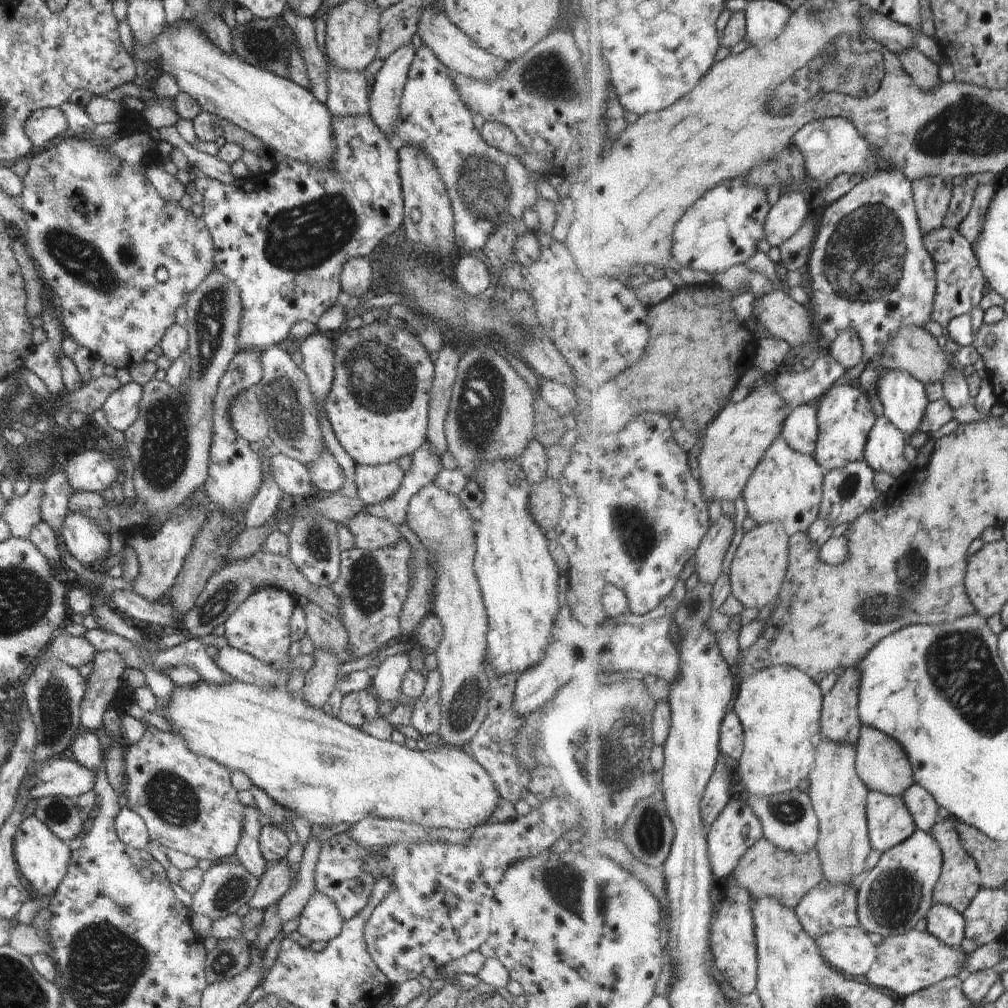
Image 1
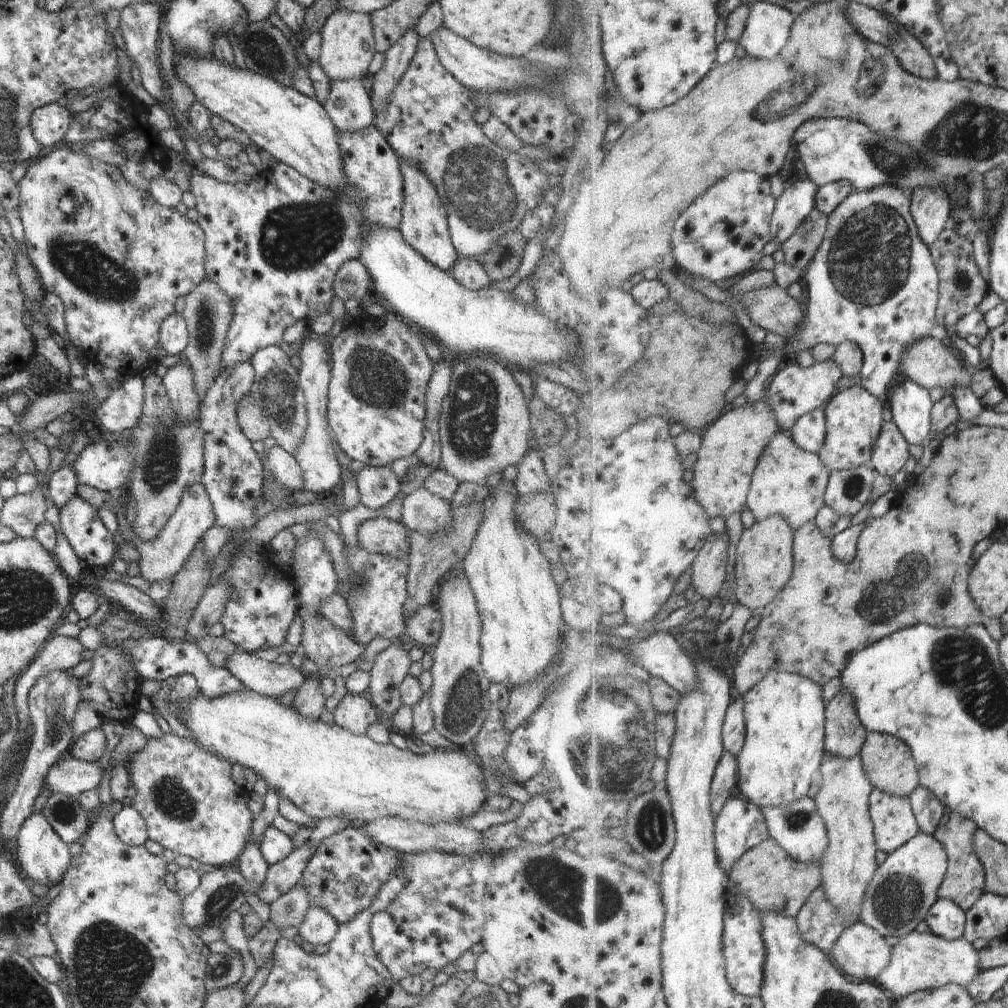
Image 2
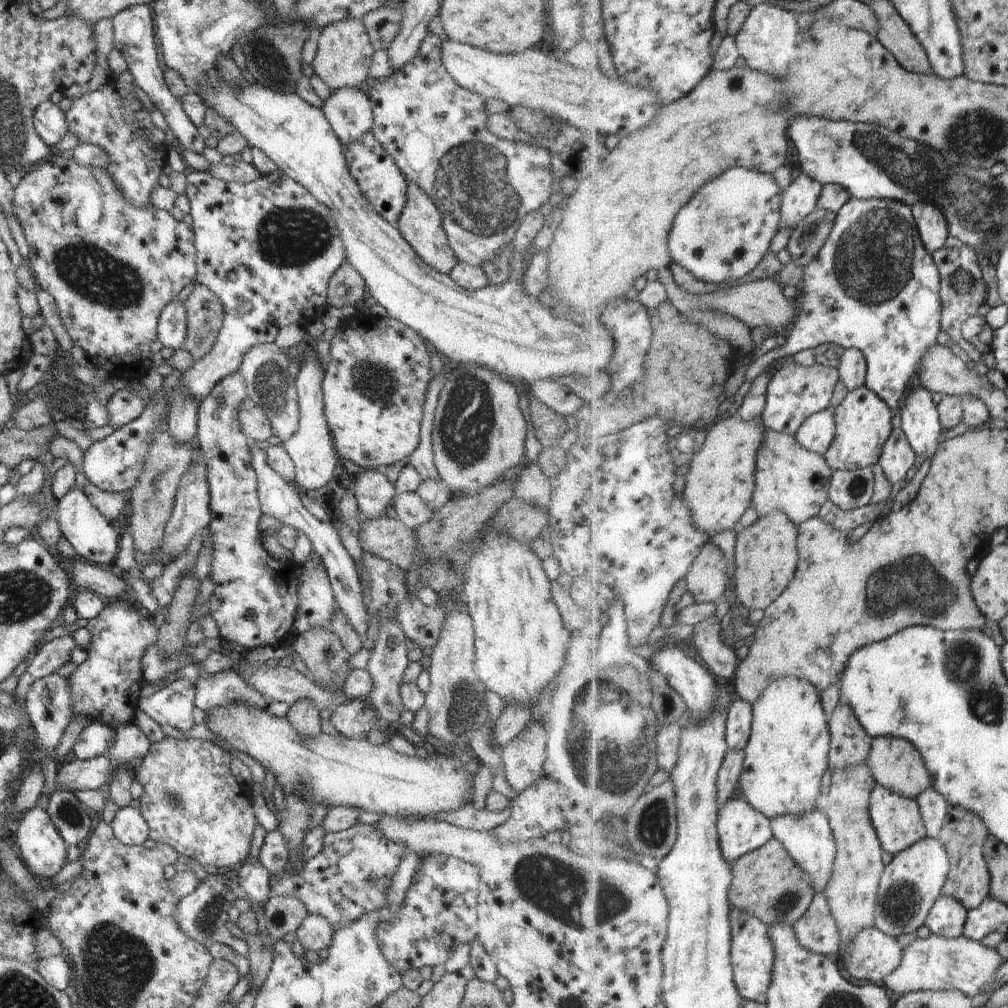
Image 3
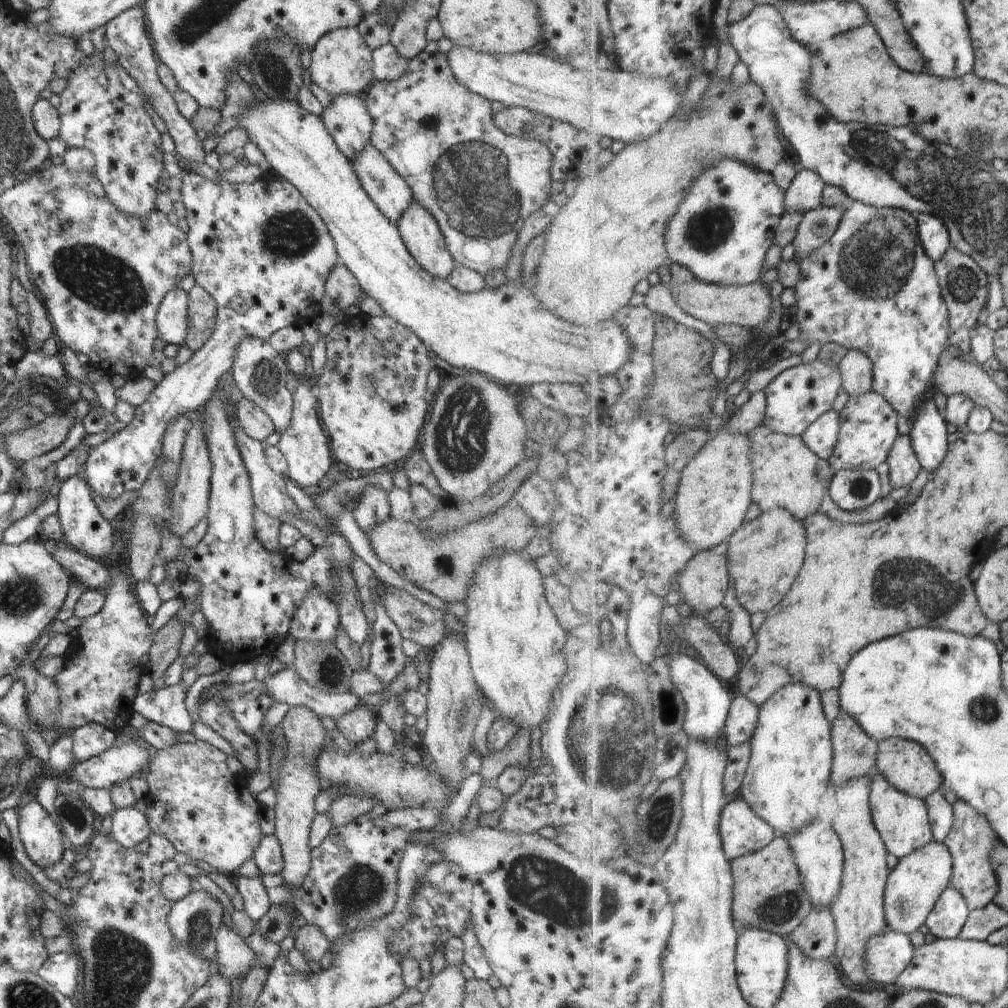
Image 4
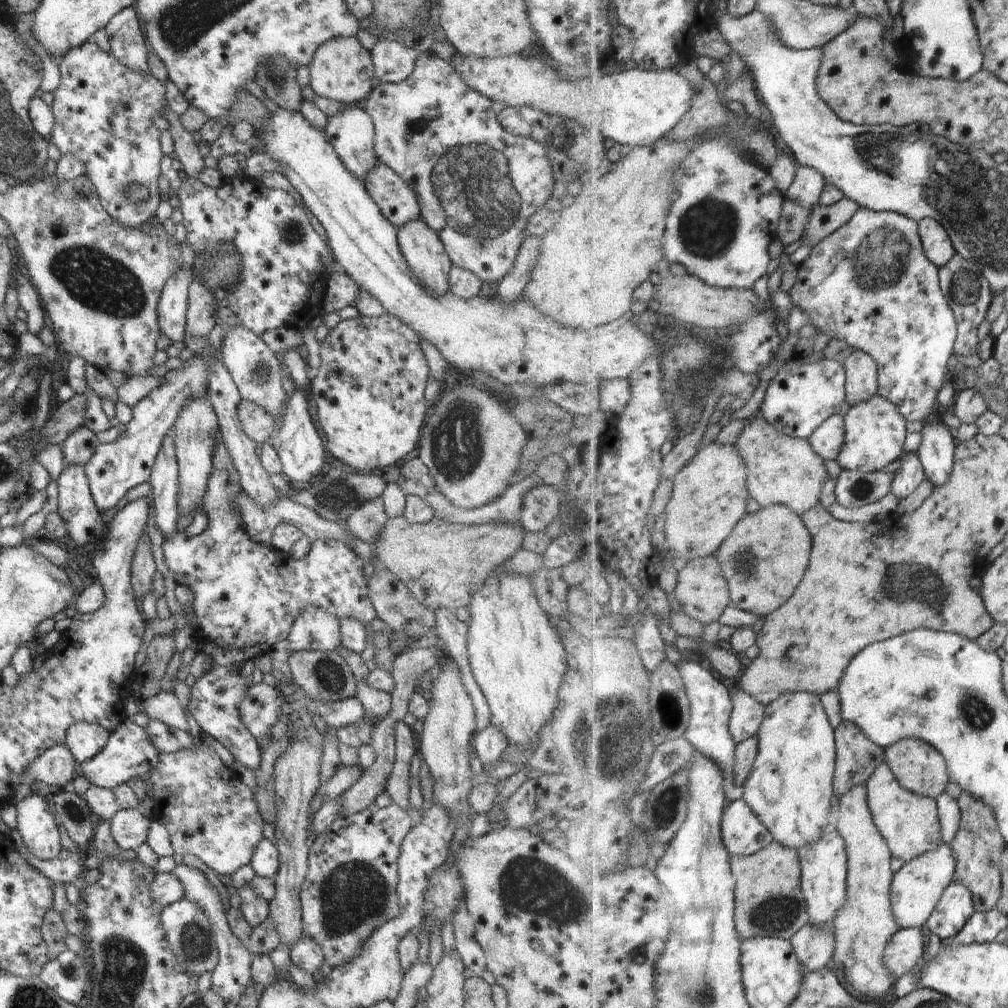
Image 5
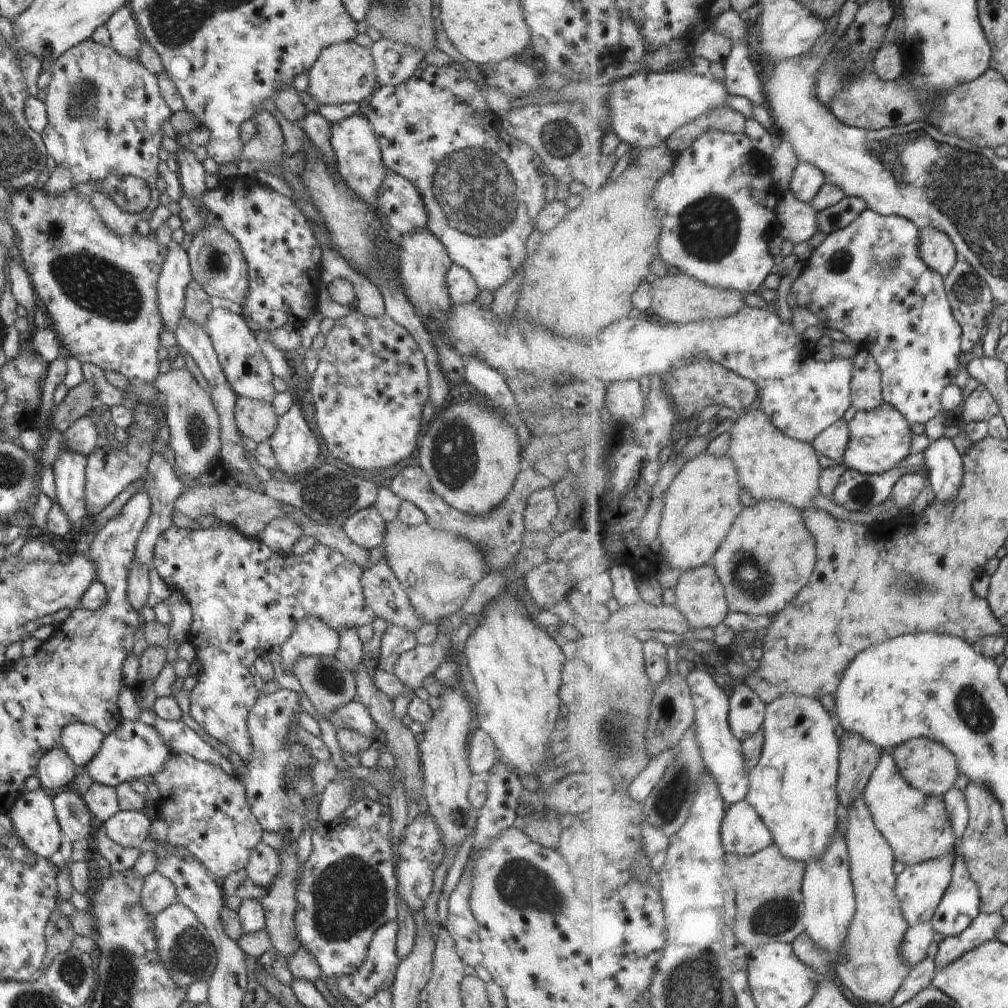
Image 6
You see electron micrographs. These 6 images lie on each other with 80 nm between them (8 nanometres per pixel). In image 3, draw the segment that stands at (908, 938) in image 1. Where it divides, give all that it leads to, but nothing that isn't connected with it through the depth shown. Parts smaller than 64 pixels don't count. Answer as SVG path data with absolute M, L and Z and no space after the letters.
M932 933L927 938L918 937L905 949L901 965L894 973L885 978L884 984L891 988L896 996L908 995L914 991L947 991L958 989L970 995L973 999L981 992L991 991L997 983L997 972L1001 970L1002 956L997 949L991 949L981 941L972 940L962 935L960 938L951 939Z

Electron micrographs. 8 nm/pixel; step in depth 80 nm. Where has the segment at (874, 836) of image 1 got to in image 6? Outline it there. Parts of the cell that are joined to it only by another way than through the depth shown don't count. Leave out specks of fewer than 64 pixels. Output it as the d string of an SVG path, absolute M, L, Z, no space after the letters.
M885 750L863 795L872 809L878 828L893 845L898 861L911 865L957 851L960 839L956 838L954 827L951 826L944 796L928 796L913 787L905 779L893 750Z

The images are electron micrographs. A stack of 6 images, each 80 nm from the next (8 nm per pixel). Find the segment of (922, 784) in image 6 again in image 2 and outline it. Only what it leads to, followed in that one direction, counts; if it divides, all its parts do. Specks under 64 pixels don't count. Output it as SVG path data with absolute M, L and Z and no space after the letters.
M869 732L862 749L863 763L869 779L876 789L891 795L910 797L921 784L921 772L910 745L897 736L888 733Z

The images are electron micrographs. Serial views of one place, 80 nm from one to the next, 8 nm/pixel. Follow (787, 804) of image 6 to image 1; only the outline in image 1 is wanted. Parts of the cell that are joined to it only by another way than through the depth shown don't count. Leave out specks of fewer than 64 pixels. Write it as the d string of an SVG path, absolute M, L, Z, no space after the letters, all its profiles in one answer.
M774 665L744 679L741 692L735 704L746 730L745 755L740 761L737 778L744 782L751 798L754 796L780 796L798 792L800 783L808 780L816 766L816 748L824 739L822 718L825 711L826 695L821 684L813 680L800 668Z

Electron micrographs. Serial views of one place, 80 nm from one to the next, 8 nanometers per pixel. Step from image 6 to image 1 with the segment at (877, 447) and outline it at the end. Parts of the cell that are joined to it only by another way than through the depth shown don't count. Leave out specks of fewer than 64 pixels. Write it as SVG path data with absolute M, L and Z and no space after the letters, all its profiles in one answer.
M858 383L838 384L825 399L818 401L820 408L820 440L815 456L827 471L848 468L850 463L866 460L870 435L877 426L878 417L872 409L869 393L859 390Z

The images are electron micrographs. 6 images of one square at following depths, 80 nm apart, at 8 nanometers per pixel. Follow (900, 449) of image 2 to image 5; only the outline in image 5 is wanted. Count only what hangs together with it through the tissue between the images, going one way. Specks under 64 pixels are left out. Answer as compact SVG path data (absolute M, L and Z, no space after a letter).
M906 452L900 460L903 465L897 464L898 470L893 482L893 491L903 499L908 498L928 476L921 455L917 452Z

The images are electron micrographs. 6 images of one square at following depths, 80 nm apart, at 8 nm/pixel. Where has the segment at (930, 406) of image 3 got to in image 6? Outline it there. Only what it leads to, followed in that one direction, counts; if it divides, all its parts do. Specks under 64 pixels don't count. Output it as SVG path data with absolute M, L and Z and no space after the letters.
M946 435L932 440L924 452L929 482L938 502L953 501L959 495L964 482L963 454L956 448L954 440Z

